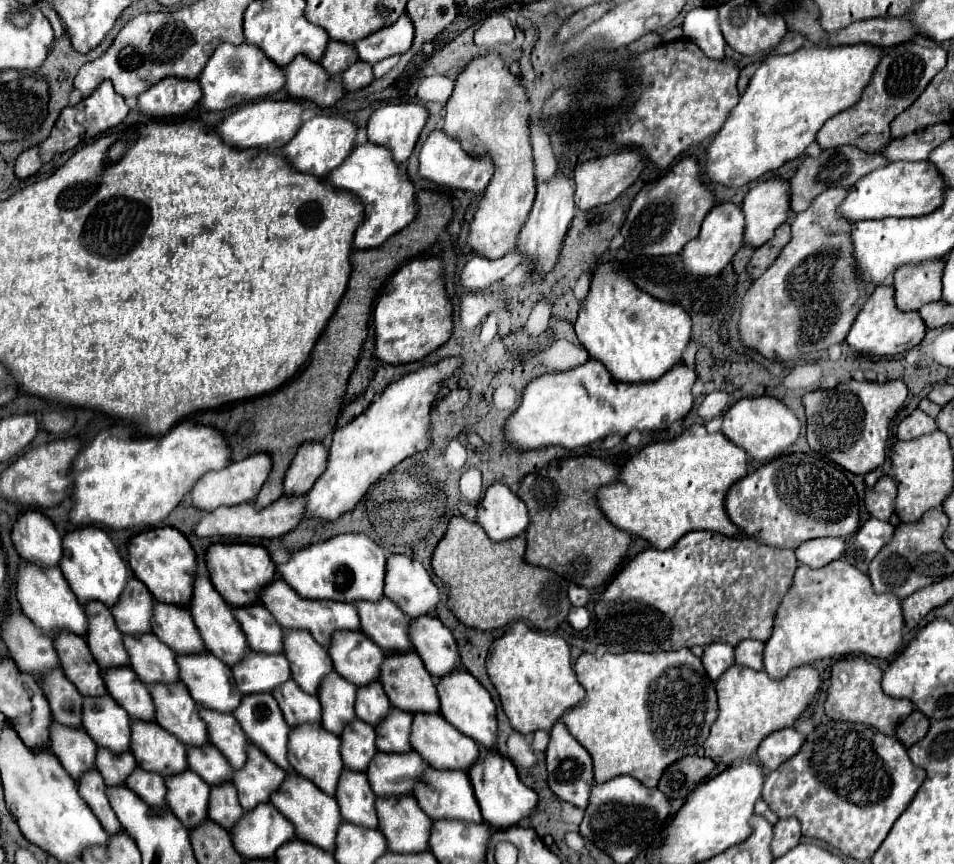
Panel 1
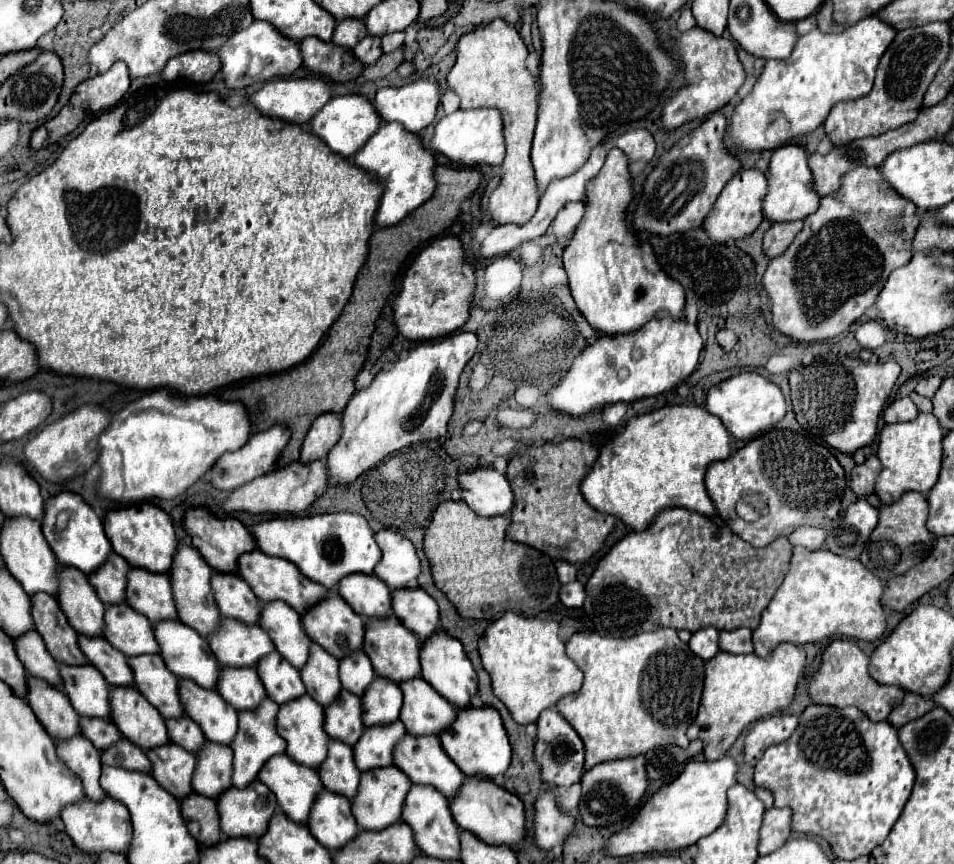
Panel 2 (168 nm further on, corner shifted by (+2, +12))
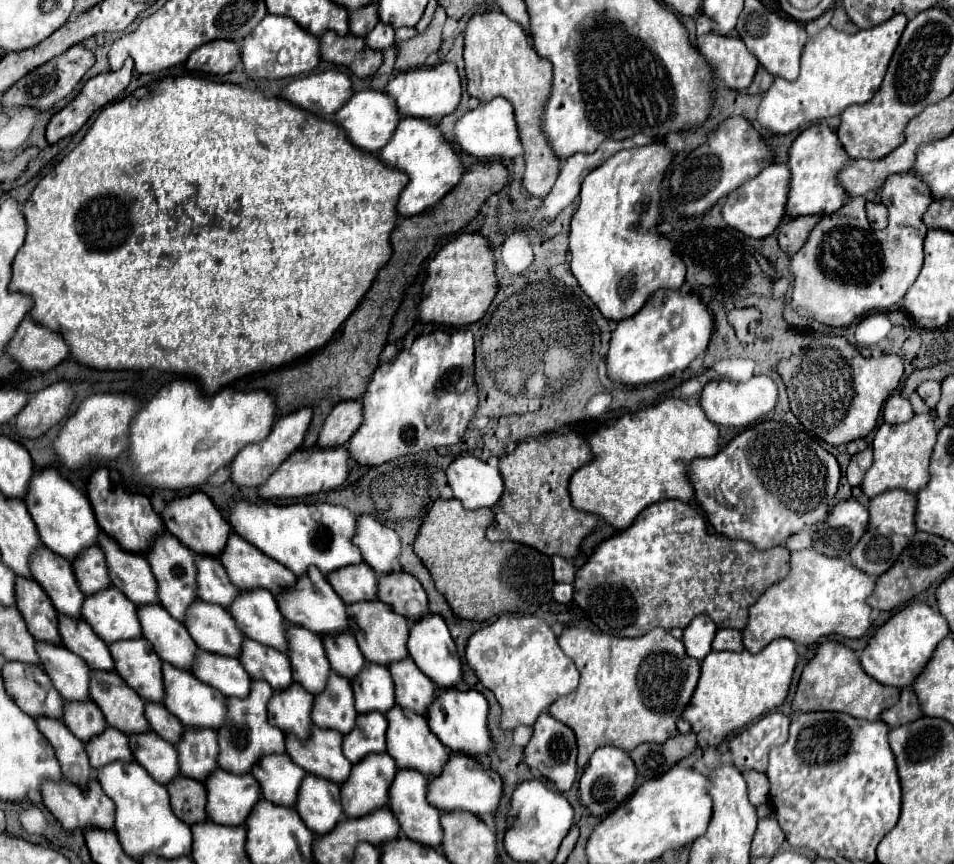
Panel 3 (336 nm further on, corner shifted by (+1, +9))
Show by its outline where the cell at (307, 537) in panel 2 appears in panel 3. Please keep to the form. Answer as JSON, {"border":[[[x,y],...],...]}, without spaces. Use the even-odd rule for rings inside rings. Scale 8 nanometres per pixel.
{"border":[[[237,501],[229,513],[231,527],[237,535],[247,539],[265,555],[281,561],[287,569],[293,569],[297,577],[305,575],[313,565],[323,575],[333,573],[347,565],[359,565],[363,561],[361,551],[353,545],[353,533],[357,531],[357,517],[337,505],[317,503],[293,503],[293,505],[251,505],[245,501]]]}

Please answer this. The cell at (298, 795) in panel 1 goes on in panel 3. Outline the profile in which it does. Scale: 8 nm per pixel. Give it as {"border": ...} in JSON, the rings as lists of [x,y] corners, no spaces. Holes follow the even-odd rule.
{"border":[[[287,753],[261,757],[251,773],[261,785],[261,797],[281,807],[295,807],[301,781],[307,775]]]}

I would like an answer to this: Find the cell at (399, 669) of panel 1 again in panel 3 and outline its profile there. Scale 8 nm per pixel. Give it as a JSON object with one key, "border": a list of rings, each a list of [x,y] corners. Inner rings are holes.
{"border":[[[381,601],[347,605],[347,615],[349,615],[349,623],[351,623],[351,633],[355,635],[359,649],[369,663],[387,667],[391,663],[397,663],[397,661],[403,661],[409,657],[409,651],[407,651],[409,621],[405,621],[405,617],[393,613],[393,609],[389,609],[389,605],[385,605]]]}

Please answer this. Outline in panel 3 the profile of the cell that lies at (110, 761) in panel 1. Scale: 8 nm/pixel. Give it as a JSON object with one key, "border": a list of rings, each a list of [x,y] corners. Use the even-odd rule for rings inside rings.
{"border":[[[65,701],[65,719],[63,721],[69,727],[69,731],[73,731],[73,735],[77,735],[85,743],[101,735],[107,729],[107,721],[101,709],[97,709],[93,701],[85,701],[85,703],[67,703]]]}

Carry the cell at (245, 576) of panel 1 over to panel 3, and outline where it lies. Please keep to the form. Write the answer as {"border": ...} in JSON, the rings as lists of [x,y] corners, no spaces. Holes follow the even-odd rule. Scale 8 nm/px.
{"border":[[[193,493],[189,497],[173,499],[165,507],[161,519],[165,523],[165,529],[169,533],[173,533],[179,541],[183,541],[183,545],[187,545],[197,555],[219,557],[223,553],[225,545],[227,545],[227,537],[229,537],[229,531],[231,531],[231,525],[223,519],[223,515],[217,511],[213,501],[205,493]]]}

